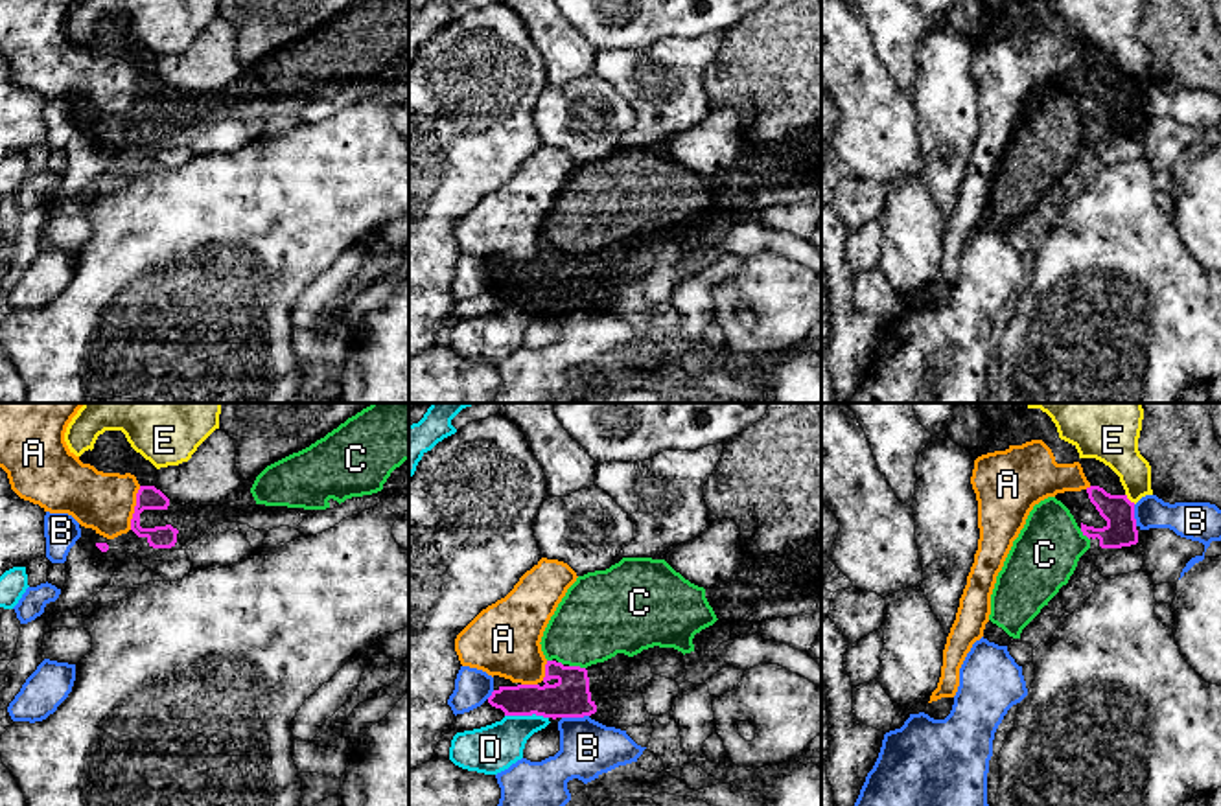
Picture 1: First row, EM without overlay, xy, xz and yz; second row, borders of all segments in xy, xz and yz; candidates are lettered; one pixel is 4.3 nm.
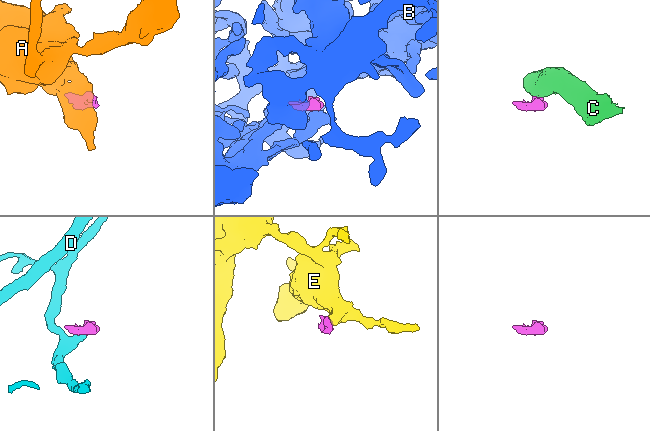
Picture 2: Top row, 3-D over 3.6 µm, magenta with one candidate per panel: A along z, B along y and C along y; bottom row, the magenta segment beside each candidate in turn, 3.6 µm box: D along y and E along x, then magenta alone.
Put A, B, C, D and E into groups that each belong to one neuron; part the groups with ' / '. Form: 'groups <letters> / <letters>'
groups A / B / C / D / E

